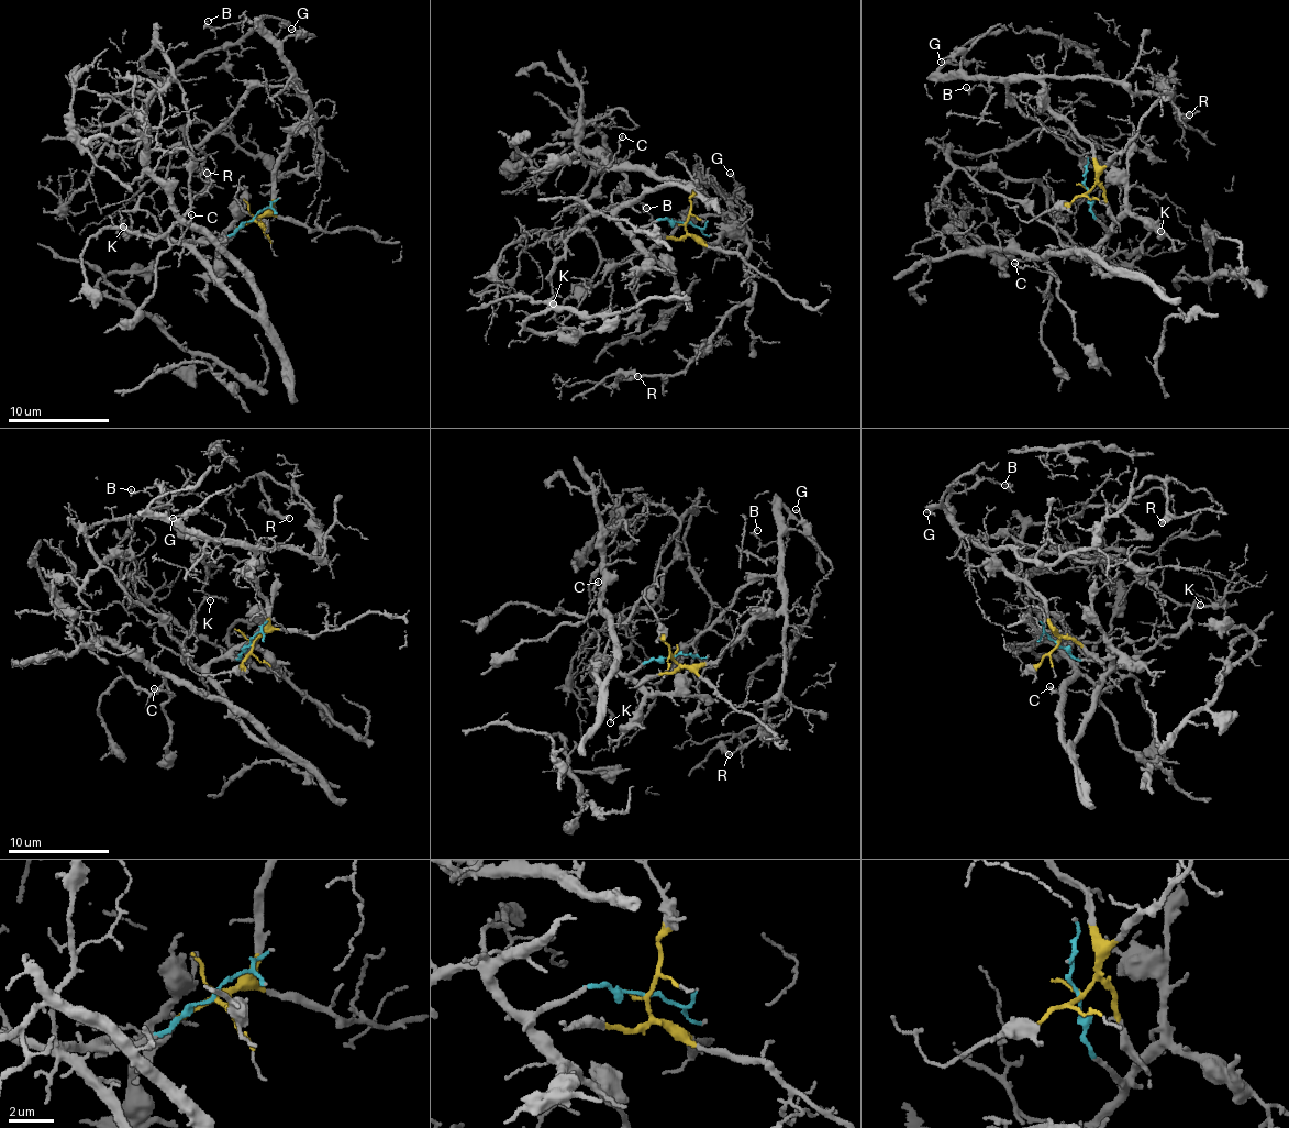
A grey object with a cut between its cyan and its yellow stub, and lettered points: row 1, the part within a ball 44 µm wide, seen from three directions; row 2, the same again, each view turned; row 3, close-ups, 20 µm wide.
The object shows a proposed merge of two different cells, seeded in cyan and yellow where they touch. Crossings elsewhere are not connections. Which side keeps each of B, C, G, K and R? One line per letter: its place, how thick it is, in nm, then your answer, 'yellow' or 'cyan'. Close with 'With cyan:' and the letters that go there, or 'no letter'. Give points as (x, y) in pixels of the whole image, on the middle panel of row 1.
B: place (646, 208); calibre 140 nm; yellow
C: place (622, 136); calibre 170 nm; cyan
G: place (730, 173); calibre 130 nm; yellow
K: place (553, 303); calibre 180 nm; cyan
R: place (637, 376); calibre 320 nm; yellow
With cyan: C, K

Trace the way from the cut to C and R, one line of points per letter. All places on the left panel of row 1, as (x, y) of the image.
C: (255, 219), (187, 247), (251, 313), (260, 300), (203, 232), (177, 223), (167, 236), (175, 244), (191, 216)
R: (255, 219), (284, 146), (314, 115), (321, 162), (281, 176), (189, 122), (189, 157), (207, 173)

